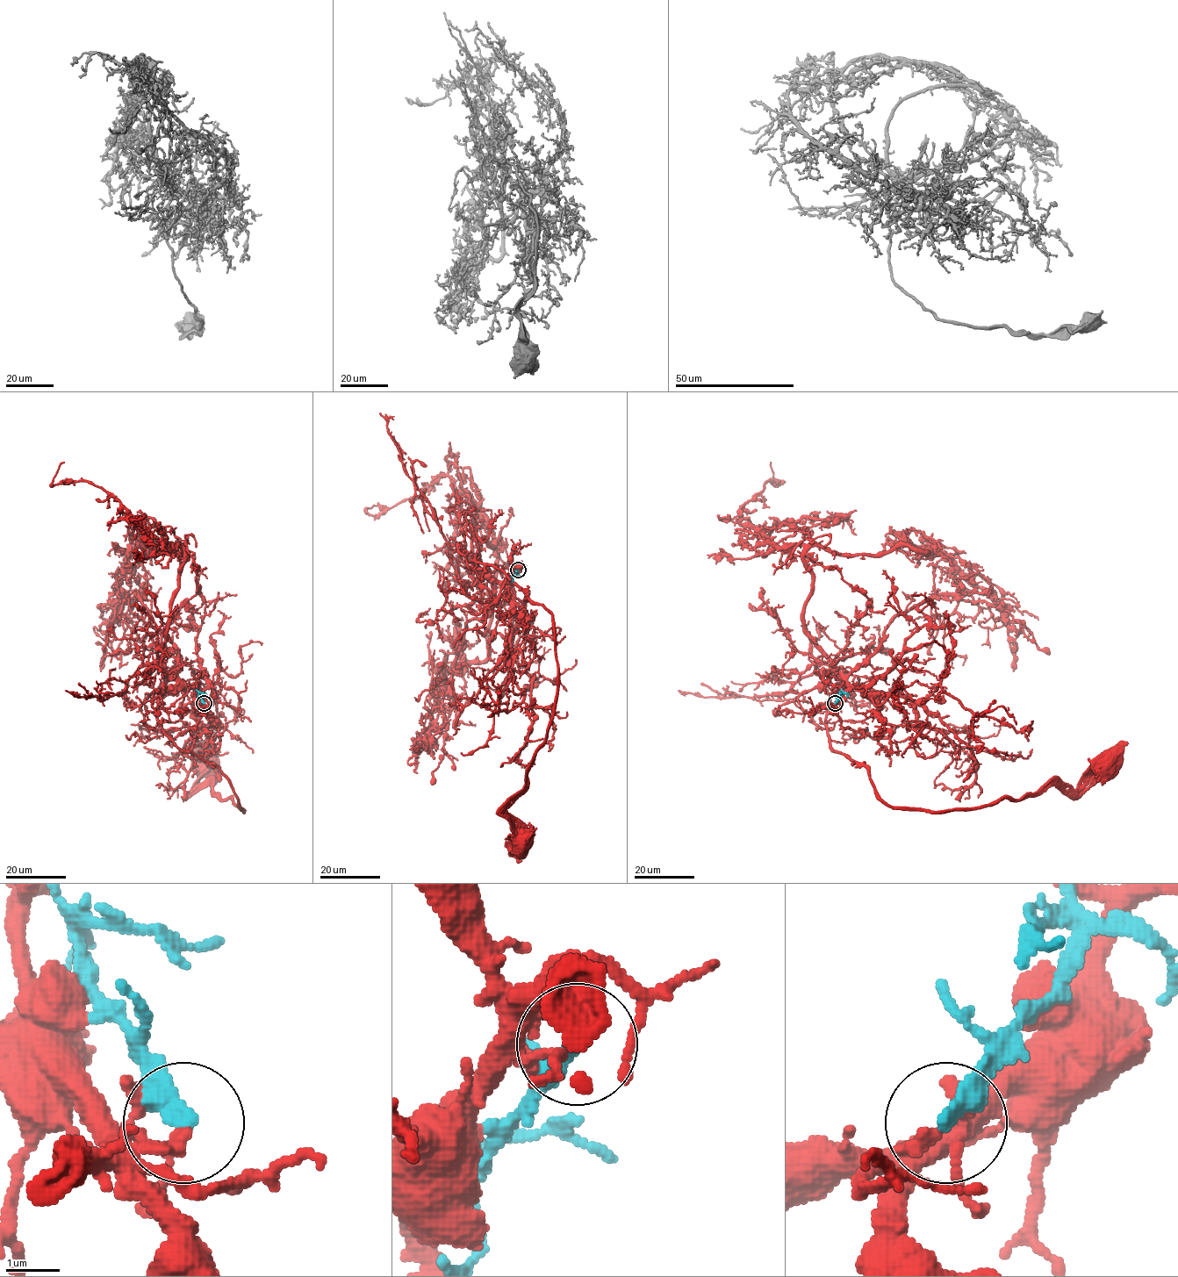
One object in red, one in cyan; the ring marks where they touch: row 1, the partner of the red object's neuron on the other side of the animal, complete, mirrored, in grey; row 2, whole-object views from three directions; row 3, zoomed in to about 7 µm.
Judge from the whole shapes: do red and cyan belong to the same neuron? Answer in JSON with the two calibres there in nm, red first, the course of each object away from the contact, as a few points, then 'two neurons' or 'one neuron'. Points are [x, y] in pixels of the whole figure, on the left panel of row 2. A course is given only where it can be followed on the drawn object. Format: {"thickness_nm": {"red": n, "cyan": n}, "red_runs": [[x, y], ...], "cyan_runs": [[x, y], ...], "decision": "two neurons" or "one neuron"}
{"thickness_nm": {"red": 240, "cyan": 400}, "red_runs": [[204, 704], [193, 689], [168, 689], [158, 722], [218, 768], [244, 811], [210, 785], [192, 790], [211, 764]], "cyan_runs": [[204, 703], [198, 692], [205, 693]], "decision": "two neurons"}

